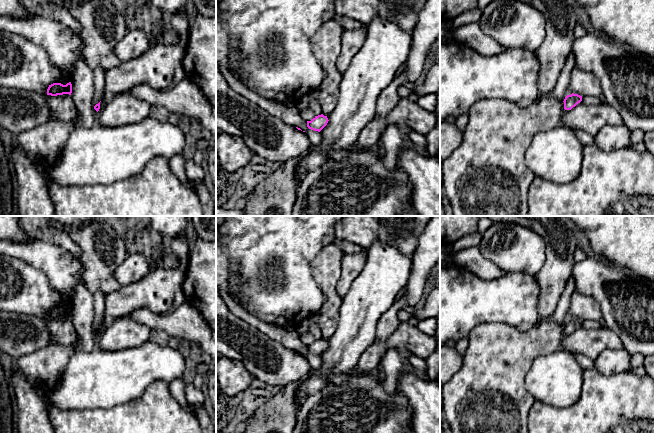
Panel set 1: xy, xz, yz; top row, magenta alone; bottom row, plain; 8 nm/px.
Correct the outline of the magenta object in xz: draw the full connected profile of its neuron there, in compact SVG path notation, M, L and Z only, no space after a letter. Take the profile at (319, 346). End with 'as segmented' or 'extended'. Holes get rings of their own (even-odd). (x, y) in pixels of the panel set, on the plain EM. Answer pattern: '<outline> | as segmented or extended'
M323 338L315 340L311 345L307 345L307 351L311 354L320 356L328 347L327 340Z | as segmented

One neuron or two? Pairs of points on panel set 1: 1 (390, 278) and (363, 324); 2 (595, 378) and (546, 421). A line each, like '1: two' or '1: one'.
1: one
2: one

